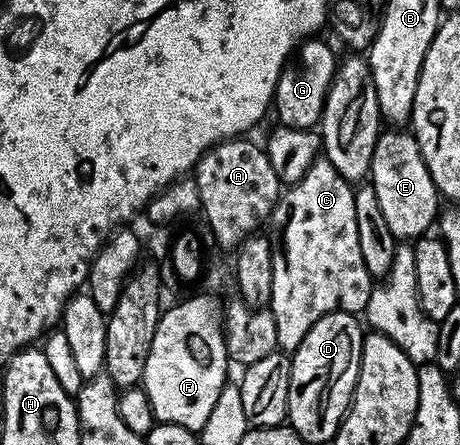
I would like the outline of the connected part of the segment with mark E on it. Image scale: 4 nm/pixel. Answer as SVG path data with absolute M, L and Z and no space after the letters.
M404 129L381 130L374 147L370 182L374 193L378 193L378 205L386 216L386 226L396 240L415 241L427 236L431 227L433 230L442 196L430 177L430 169L426 169L426 161L422 161L415 135Z

